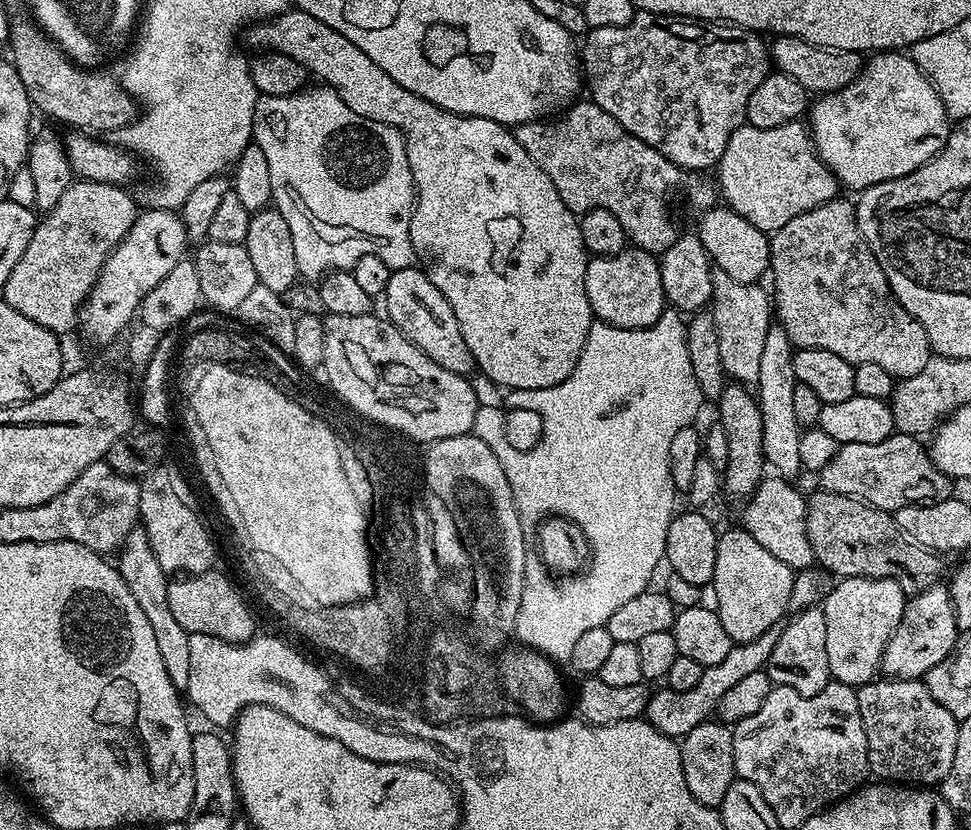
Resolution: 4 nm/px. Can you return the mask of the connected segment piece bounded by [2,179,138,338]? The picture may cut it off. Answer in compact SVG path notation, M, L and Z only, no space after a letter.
M77 179L62 194L58 206L37 223L26 254L18 258L18 266L10 270L10 278L2 286L2 298L18 314L26 314L30 322L46 326L55 336L64 338L67 332L77 331L84 299L137 215L138 207L121 185Z

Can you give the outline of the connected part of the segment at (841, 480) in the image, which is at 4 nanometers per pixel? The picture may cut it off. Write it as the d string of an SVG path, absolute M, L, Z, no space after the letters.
M896 432L887 436L882 442L850 442L841 444L836 449L834 458L830 460L818 474L819 487L830 494L842 494L855 500L861 500L884 512L896 513L899 508L915 504L937 504L953 495L953 481L945 472L936 469L929 449L920 445L921 441L915 436L907 436L904 432Z

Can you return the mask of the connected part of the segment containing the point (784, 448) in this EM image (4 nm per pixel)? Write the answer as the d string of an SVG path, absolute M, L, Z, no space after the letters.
M773 322L770 330L766 330L766 343L762 349L758 382L754 386L756 403L760 405L762 414L762 450L767 467L777 476L795 481L802 469L798 458L798 442L802 431L798 418L794 415L794 345L786 334L784 325Z

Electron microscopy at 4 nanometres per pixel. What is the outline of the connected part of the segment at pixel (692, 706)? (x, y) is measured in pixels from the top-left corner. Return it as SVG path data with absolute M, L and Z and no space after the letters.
M771 631L765 636L759 636L757 640L751 640L745 644L737 644L730 650L730 654L726 654L726 658L722 662L704 669L702 678L693 689L685 692L675 692L670 687L665 687L664 692L653 691L648 698L648 708L646 711L646 719L662 734L673 738L682 738L686 734L690 734L690 730L694 730L694 726L705 723L709 719L708 716L719 709L722 698L732 686L742 682L742 678L746 678L749 674L761 671L767 665L770 654L776 645L777 633Z

